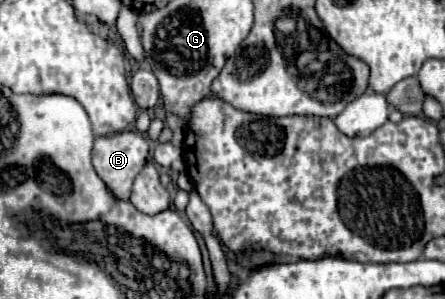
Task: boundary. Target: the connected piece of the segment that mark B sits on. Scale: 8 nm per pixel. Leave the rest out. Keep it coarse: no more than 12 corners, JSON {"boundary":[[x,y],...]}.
{"boundary":[[142,133],[96,137],[92,165],[114,199],[130,199],[150,159]]}

